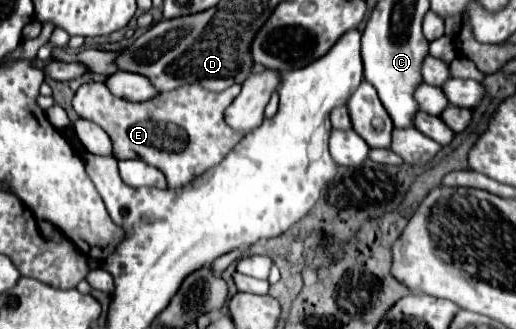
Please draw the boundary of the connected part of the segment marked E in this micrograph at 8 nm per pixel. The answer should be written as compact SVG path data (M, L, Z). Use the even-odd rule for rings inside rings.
M88 82L74 94L72 106L80 118L92 120L108 132L114 144L116 160L142 158L146 164L158 168L166 176L168 188L178 190L222 162L240 142L242 136L230 130L224 122L224 110L238 94L238 84L220 94L206 92L198 88L198 84L188 84L186 88L176 88L174 92L162 92L154 100L134 104L114 96L106 84Z

